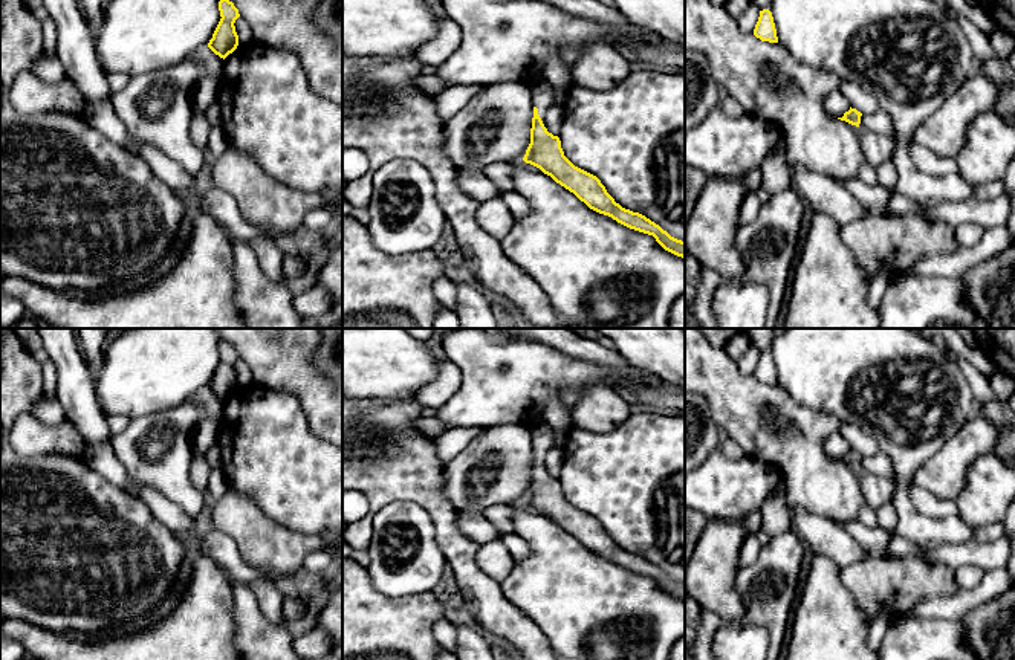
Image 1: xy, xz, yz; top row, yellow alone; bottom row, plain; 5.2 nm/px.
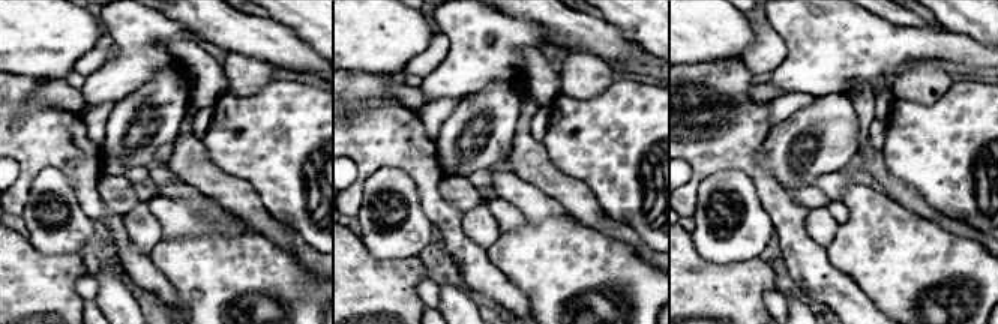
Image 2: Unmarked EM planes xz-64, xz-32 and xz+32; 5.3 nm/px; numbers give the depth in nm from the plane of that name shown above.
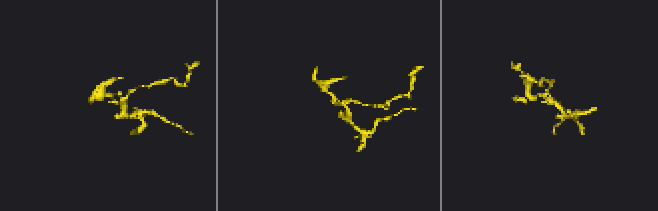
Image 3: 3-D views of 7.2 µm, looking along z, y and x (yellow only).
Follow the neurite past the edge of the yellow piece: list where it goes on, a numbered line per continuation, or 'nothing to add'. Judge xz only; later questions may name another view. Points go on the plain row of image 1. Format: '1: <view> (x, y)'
1: xz (541, 434)

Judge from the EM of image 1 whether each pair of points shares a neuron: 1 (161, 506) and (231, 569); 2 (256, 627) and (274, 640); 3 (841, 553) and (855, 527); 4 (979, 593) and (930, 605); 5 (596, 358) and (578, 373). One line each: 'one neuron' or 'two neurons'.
1: one neuron
2: one neuron
3: two neurons
4: one neuron
5: two neurons

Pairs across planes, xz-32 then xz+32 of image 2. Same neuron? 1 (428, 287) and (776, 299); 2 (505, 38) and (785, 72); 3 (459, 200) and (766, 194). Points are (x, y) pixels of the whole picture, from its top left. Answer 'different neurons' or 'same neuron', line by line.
1: same neuron
2: same neuron
3: different neurons

